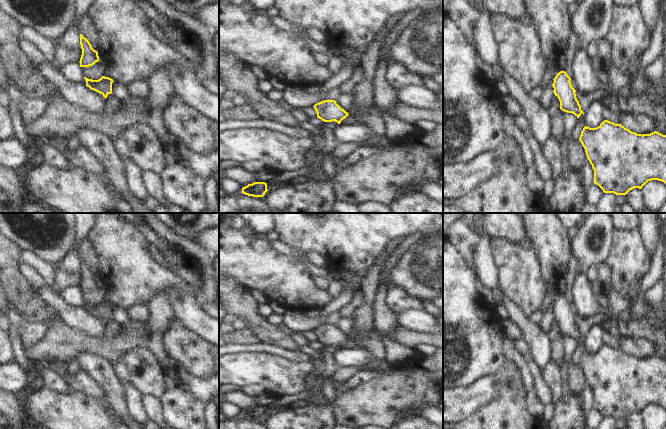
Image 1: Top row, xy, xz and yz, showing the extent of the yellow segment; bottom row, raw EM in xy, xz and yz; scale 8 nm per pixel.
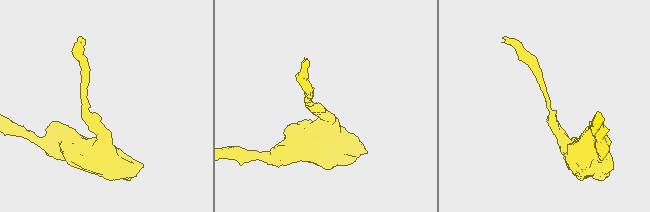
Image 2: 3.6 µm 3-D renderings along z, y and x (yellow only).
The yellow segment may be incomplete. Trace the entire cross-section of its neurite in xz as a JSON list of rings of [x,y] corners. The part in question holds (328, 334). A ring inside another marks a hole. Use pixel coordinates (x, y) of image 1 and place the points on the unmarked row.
[[[324,324],[316,327],[313,331],[317,337],[317,342],[324,346],[335,345],[340,348],[349,339],[335,324]]]

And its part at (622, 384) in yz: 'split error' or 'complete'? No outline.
complete

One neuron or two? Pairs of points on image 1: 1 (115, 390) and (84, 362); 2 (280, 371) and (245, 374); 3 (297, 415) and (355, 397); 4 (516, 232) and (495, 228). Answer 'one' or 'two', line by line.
1: one
2: one
3: two
4: one

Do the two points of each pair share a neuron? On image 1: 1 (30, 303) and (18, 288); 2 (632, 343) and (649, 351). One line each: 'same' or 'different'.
1: same
2: same

